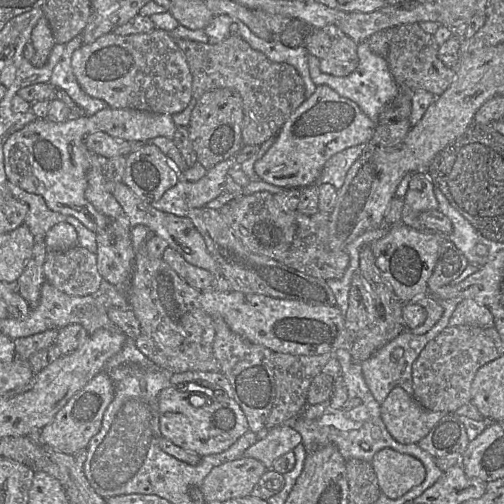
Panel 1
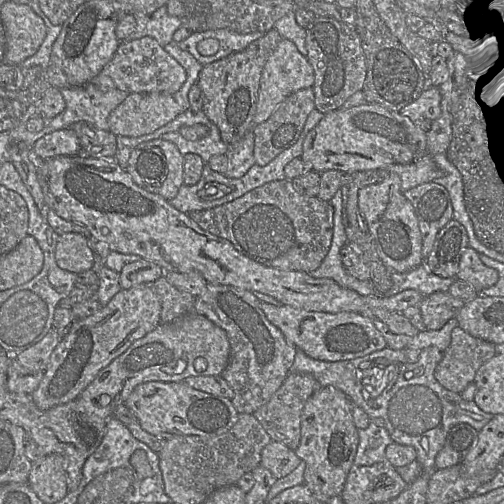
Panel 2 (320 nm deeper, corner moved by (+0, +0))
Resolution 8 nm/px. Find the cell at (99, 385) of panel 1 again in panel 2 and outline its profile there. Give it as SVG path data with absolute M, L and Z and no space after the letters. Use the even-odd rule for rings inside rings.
M195 311L171 323L160 323L153 331L136 340L124 353L103 368L96 378L76 399L81 412L107 420L115 408L125 404L127 398L139 384L149 381L181 382L189 376L221 375L230 357L230 344L226 332L203 315Z

